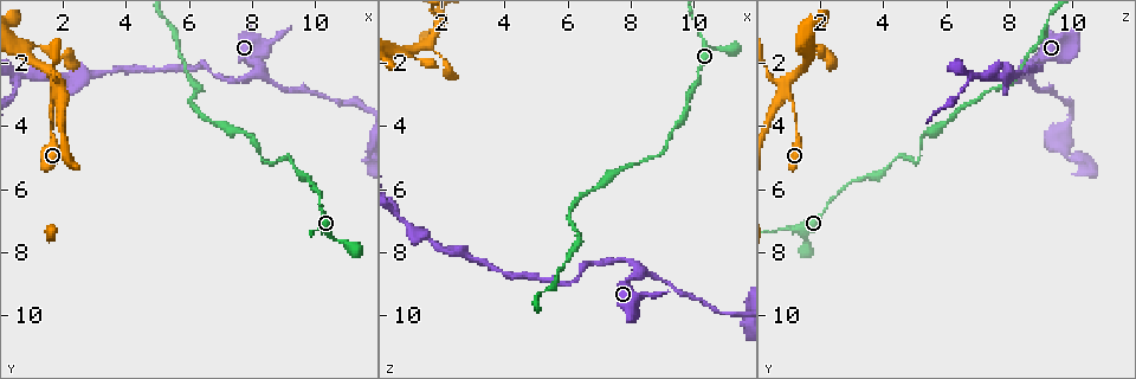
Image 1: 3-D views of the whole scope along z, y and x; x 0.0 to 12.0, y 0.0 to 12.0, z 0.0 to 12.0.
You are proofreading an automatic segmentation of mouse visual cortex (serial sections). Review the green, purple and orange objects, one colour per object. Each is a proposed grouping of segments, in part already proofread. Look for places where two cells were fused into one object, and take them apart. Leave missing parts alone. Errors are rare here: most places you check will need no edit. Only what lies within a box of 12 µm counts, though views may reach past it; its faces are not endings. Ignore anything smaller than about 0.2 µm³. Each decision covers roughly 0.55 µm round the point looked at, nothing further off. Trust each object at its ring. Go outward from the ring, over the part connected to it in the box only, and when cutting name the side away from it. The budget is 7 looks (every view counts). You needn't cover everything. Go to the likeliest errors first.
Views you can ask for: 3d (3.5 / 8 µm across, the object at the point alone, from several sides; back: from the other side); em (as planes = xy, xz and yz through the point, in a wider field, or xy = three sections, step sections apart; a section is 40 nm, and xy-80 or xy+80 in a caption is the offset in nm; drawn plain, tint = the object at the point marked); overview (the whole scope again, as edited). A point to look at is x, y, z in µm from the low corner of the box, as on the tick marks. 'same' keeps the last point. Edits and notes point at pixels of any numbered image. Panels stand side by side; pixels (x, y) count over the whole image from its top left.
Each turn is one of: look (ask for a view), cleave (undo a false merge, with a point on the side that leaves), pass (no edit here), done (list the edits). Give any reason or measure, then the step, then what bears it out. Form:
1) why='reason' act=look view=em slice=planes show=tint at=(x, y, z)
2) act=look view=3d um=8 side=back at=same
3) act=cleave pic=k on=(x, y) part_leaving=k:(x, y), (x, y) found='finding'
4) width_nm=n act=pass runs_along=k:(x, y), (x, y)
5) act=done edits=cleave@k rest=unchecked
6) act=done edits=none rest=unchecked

why='a fork' act=look view=3d um=3.5 at=(1.7, 3.0, 1.0)

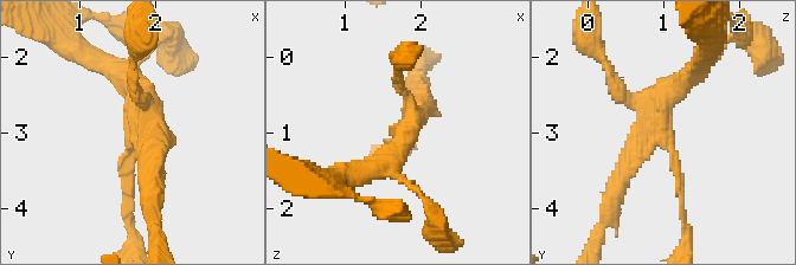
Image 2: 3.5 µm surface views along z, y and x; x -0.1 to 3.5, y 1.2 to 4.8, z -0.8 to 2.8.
act=look view=em slice=xy step=1 show=tint at=(1.75, 2.95, 1.00)

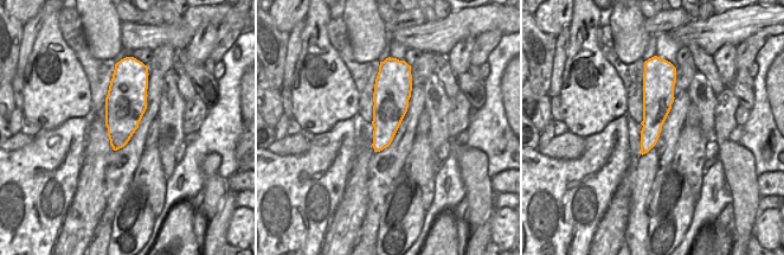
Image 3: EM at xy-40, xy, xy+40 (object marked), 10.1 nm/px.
why='another direction' act=look view=em slice=xy step=5 show=tint at=same

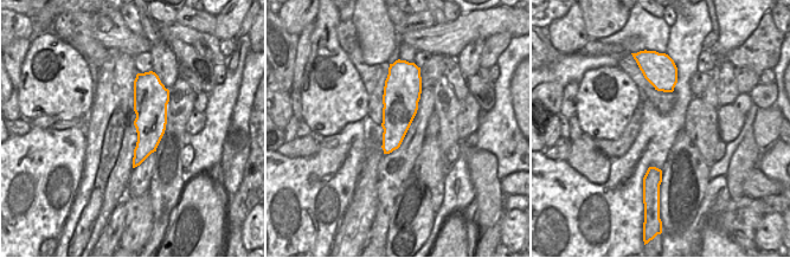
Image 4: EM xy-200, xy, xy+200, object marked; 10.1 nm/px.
act=pass runs_along=2:(129, 201), (140, 89), (117, 70) found='all the same cell'

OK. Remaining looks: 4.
why='abrupt turn' act=look view=3d um=3.5 at=(8.5, 5.2, 5.0)

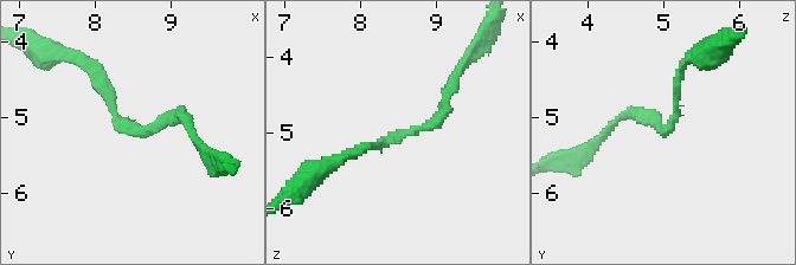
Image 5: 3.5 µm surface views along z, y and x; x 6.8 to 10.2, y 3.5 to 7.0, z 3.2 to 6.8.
act=look view=em slice=xy step=2 show=tint at=(8.50, 5.15, 5.00)

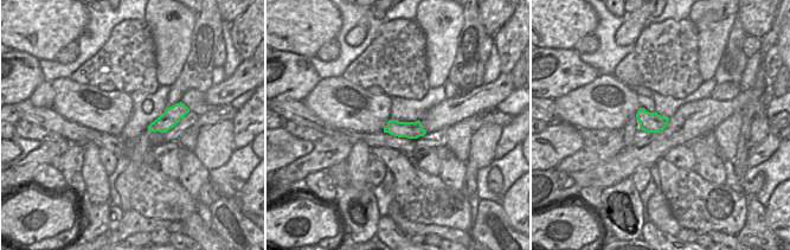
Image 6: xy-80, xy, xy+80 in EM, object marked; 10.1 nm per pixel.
why='another direction' act=look view=em slice=xy step=5 show=tint at=same

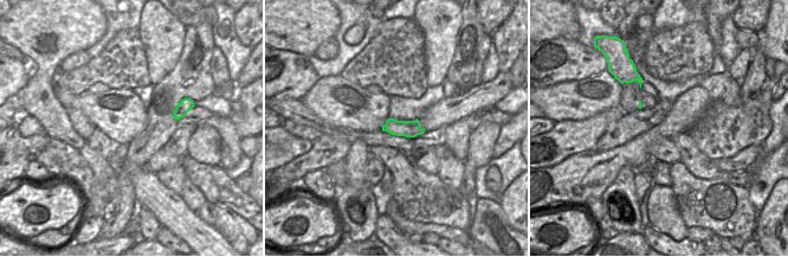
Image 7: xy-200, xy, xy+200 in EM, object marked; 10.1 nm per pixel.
arm_widths_nm=150,150 act=pass runs_along=5:(450, 88), (424, 128), (352, 152) found='all the same cell'

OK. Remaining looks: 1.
act=done edits=none rest=unchecked

